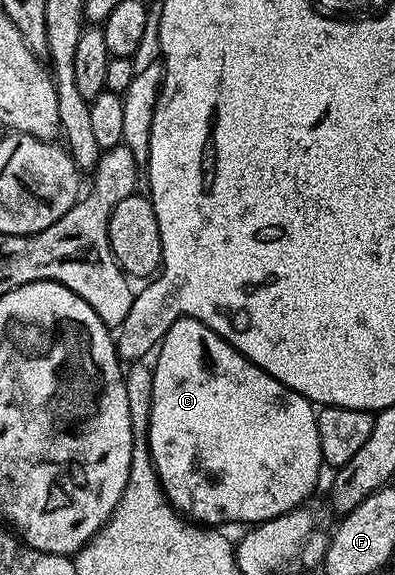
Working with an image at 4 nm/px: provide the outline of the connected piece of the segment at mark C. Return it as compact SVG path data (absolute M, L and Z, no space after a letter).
M179 317L175 323L163 335L163 344L158 344L155 363L151 367L153 373L153 397L151 398L151 412L149 413L149 425L147 426L147 444L151 450L151 460L155 466L155 472L163 491L167 494L167 500L180 515L199 525L223 525L219 523L247 523L246 525L258 525L281 517L289 513L294 507L302 507L307 499L315 491L319 483L319 474L325 471L323 454L321 453L321 437L317 429L316 404L311 403L301 393L289 389L281 381L277 381L269 373L265 373L256 365L244 357L240 351L227 343L213 329L209 329L201 321L190 317Z

